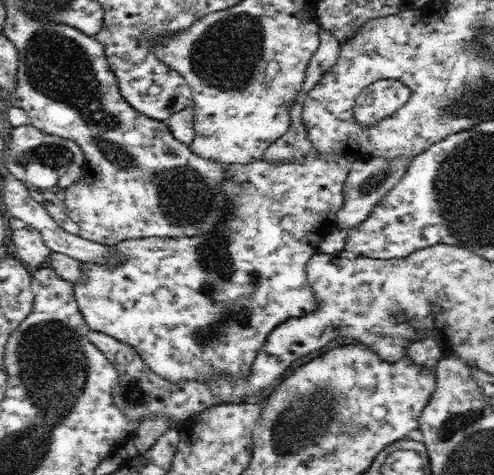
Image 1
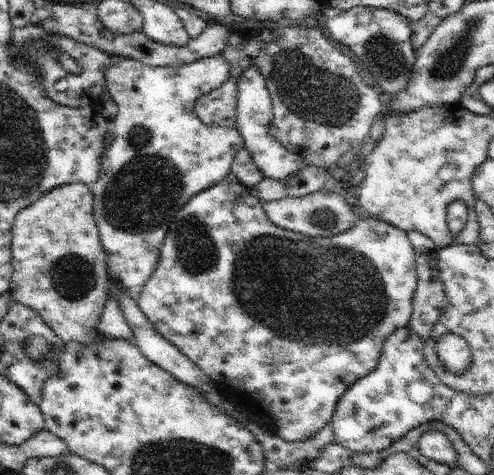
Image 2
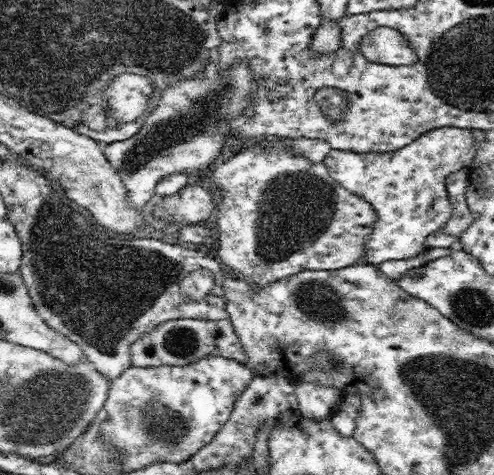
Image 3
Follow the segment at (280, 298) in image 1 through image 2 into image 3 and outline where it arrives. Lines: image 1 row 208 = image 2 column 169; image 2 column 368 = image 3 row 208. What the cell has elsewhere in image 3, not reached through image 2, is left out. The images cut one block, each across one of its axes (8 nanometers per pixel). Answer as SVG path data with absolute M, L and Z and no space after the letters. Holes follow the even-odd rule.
M286 138L246 142L240 152L230 152L222 158L212 172L212 188L222 192L222 204L218 204L218 260L224 268L230 268L244 276L252 288L264 288L282 278L292 278L302 270L340 270L354 266L364 256L366 240L372 236L372 228L378 220L374 208L360 196L340 186L328 172L324 162L310 162L304 156L284 146Z

